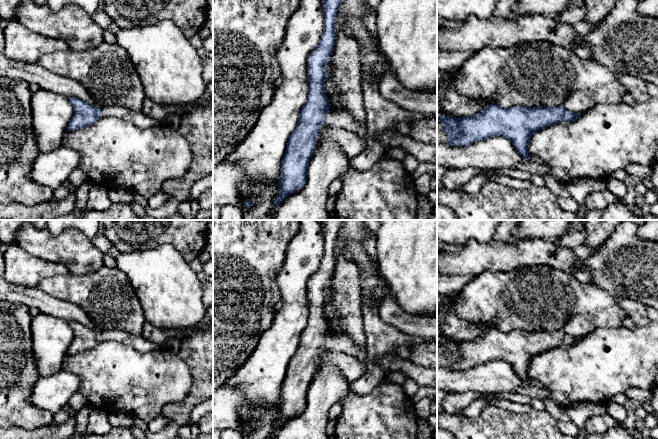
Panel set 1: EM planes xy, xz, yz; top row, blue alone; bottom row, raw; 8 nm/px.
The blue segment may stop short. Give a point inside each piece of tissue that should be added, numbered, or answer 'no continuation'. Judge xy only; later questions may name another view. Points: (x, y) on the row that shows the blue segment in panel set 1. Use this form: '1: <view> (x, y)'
1: xy (139, 119)

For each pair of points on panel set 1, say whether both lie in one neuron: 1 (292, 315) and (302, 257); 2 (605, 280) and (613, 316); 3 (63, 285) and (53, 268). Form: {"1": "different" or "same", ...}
{"1": "same", "2": "different", "3": "different"}

